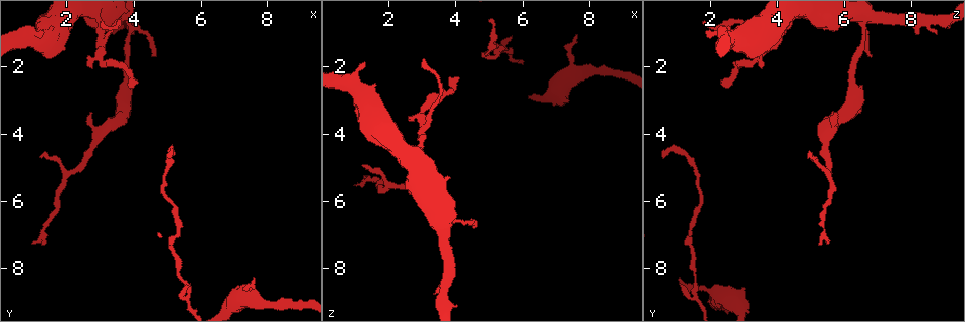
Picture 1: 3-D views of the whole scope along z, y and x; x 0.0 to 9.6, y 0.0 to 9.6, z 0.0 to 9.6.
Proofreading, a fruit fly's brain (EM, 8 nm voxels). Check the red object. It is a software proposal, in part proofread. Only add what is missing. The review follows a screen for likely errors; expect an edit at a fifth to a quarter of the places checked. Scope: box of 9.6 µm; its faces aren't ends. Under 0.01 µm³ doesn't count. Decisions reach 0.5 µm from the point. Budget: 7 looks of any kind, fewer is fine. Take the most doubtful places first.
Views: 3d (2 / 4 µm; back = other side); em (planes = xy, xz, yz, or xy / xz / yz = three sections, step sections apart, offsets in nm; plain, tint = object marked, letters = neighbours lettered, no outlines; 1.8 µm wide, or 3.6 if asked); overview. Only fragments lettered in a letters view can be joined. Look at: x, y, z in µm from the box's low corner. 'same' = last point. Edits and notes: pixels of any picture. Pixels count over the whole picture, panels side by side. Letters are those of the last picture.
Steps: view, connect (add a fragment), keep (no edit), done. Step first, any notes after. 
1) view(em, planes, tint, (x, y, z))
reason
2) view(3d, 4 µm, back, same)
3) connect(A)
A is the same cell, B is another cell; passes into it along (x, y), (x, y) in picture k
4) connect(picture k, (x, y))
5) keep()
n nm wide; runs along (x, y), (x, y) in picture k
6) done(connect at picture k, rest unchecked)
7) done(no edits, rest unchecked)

view(em, 3.6 µm, planes, tint, (4.90, 4.65, 0.65))
branch stops here

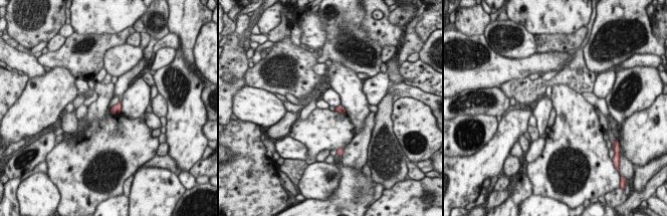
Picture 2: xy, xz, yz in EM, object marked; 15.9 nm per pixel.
view(em, 3.6 µm, planes, letters, same)

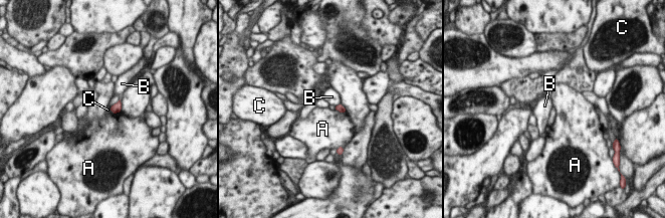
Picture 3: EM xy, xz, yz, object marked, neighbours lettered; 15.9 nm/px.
keep()
120 nm wide; A, B and C are other cells; none of them fits

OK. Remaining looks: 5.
view(em, yz, step 8, letters, (0.95, 7.30, 5.55))
an open end

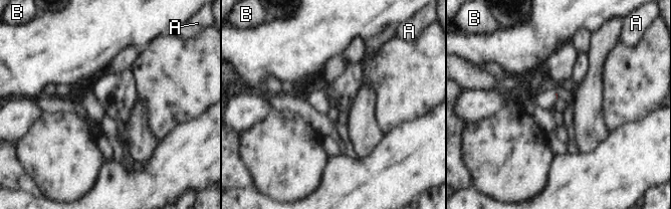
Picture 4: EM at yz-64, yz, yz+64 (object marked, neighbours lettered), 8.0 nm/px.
view(em, planes, letters, same)
another direction

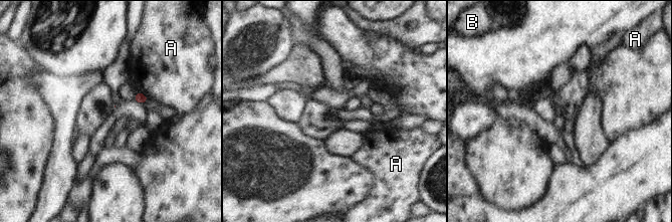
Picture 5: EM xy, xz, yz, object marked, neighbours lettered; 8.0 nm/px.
keep()
A and B are other cells; border along (140, 91), (149, 98) in picture 5; no lettered fragment goes on from it

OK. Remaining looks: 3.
view(em, planes, letters, (4.10, 2.35, 2.40))
branch stops here

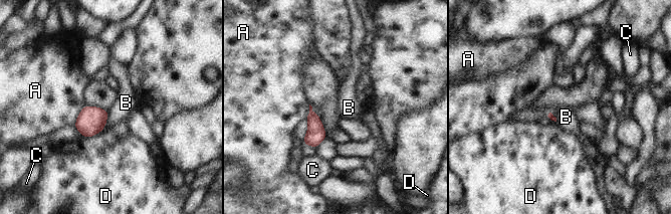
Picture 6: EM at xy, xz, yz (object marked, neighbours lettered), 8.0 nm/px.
keep()
A, B, C and D are other cells; border along (108, 111), (103, 128) in picture 6; no lettered fragment goes on from it

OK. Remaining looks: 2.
done(no edits, rest unchecked)

